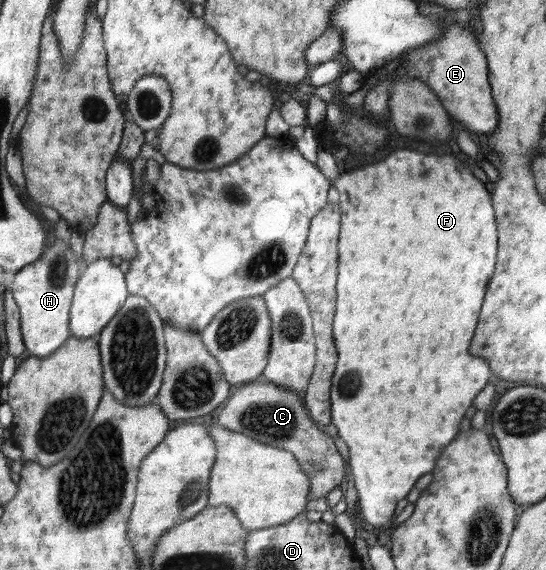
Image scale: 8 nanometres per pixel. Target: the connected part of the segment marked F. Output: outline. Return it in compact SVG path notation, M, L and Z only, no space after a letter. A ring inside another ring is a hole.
M398 150L376 164L370 164L362 170L344 172L334 180L333 186L339 192L339 207L341 210L342 228L339 230L340 244L338 244L338 284L336 284L336 314L333 320L333 337L335 347L338 348L338 364L331 378L331 423L337 428L337 434L348 444L350 448L350 466L354 484L357 490L357 498L361 504L362 516L372 526L384 526L395 519L394 510L396 504L402 498L408 496L408 492L414 488L416 480L434 470L436 458L440 456L442 448L454 440L454 436L460 430L460 422L464 412L472 406L472 400L478 396L478 392L488 384L493 372L489 364L482 358L472 358L468 348L470 340L474 336L480 306L484 302L486 284L490 282L490 276L494 274L497 261L497 230L494 208L488 190L484 184L474 178L468 164L460 162L454 156L434 156L434 154L420 154L414 150ZM372 198L380 198L380 206L370 204Z

